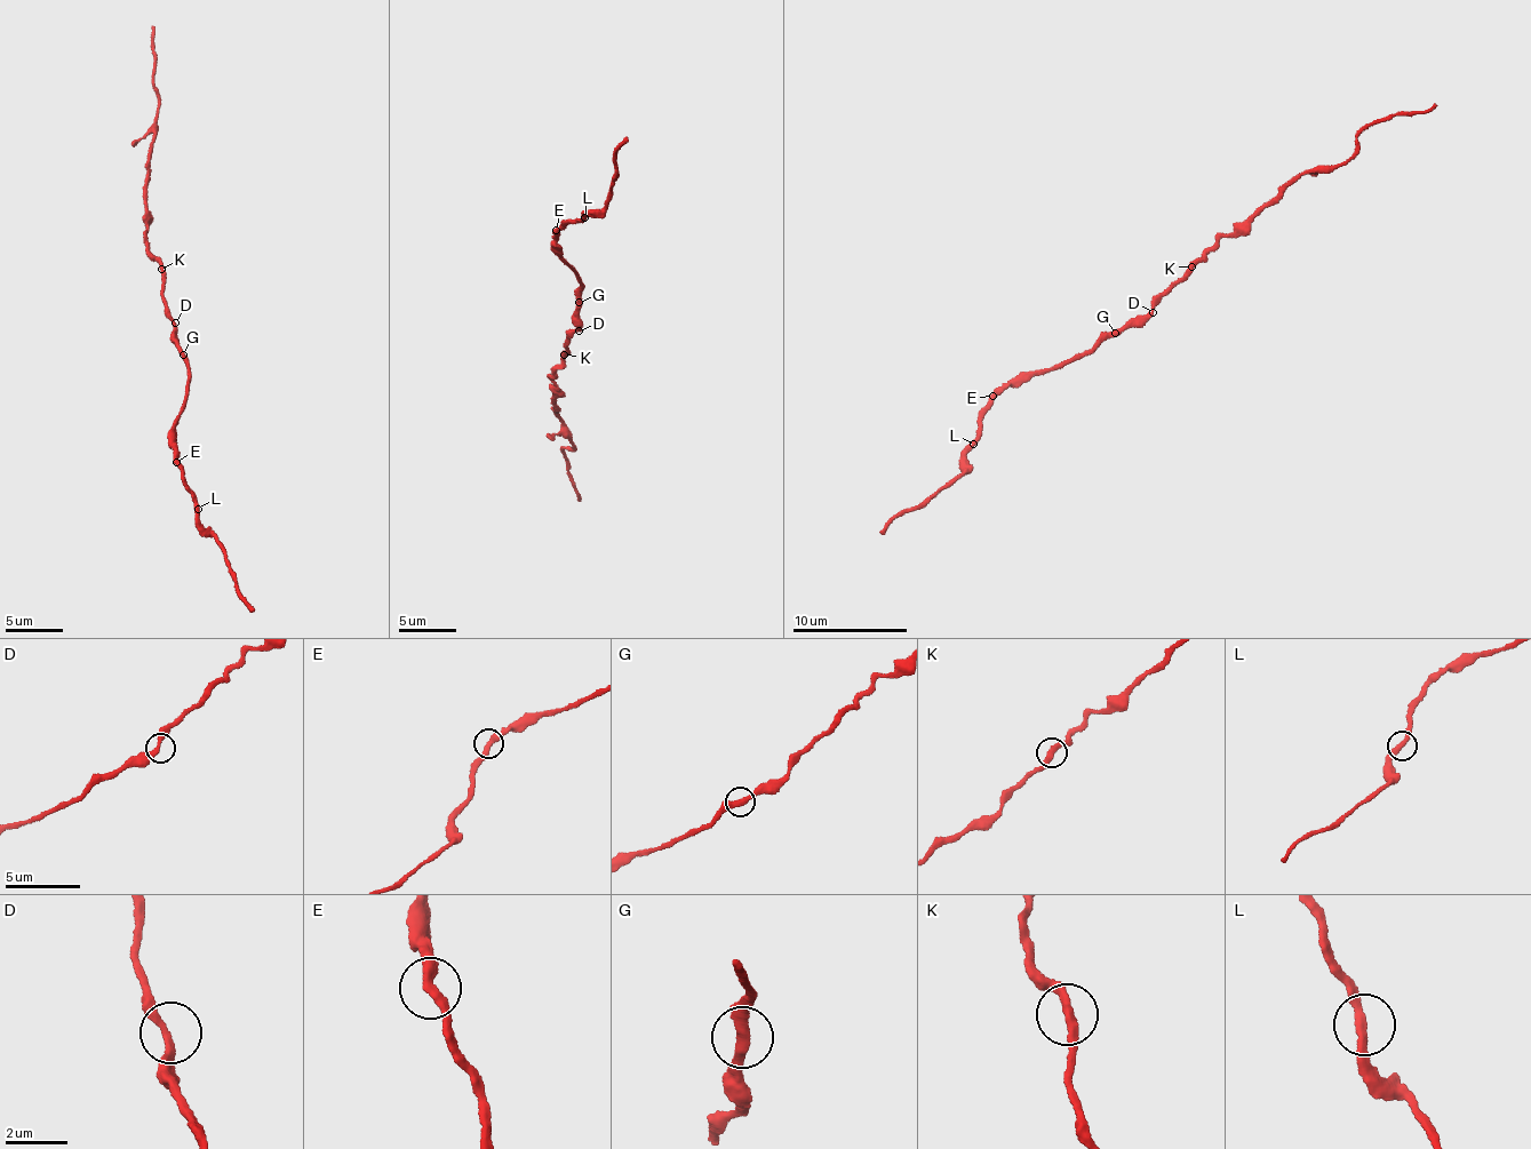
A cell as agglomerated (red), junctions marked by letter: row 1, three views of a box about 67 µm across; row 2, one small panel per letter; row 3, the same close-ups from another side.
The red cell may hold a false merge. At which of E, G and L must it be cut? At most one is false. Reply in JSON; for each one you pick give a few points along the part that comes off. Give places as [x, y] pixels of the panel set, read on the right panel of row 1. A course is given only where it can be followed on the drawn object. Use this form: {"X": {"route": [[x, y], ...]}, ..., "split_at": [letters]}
{"G": {"route": [[1116, 334], [1149, 314], [1219, 239], [1282, 188], [1355, 156], [1356, 137], [1371, 124], [1437, 104]]}, "split_at": ["G"]}

